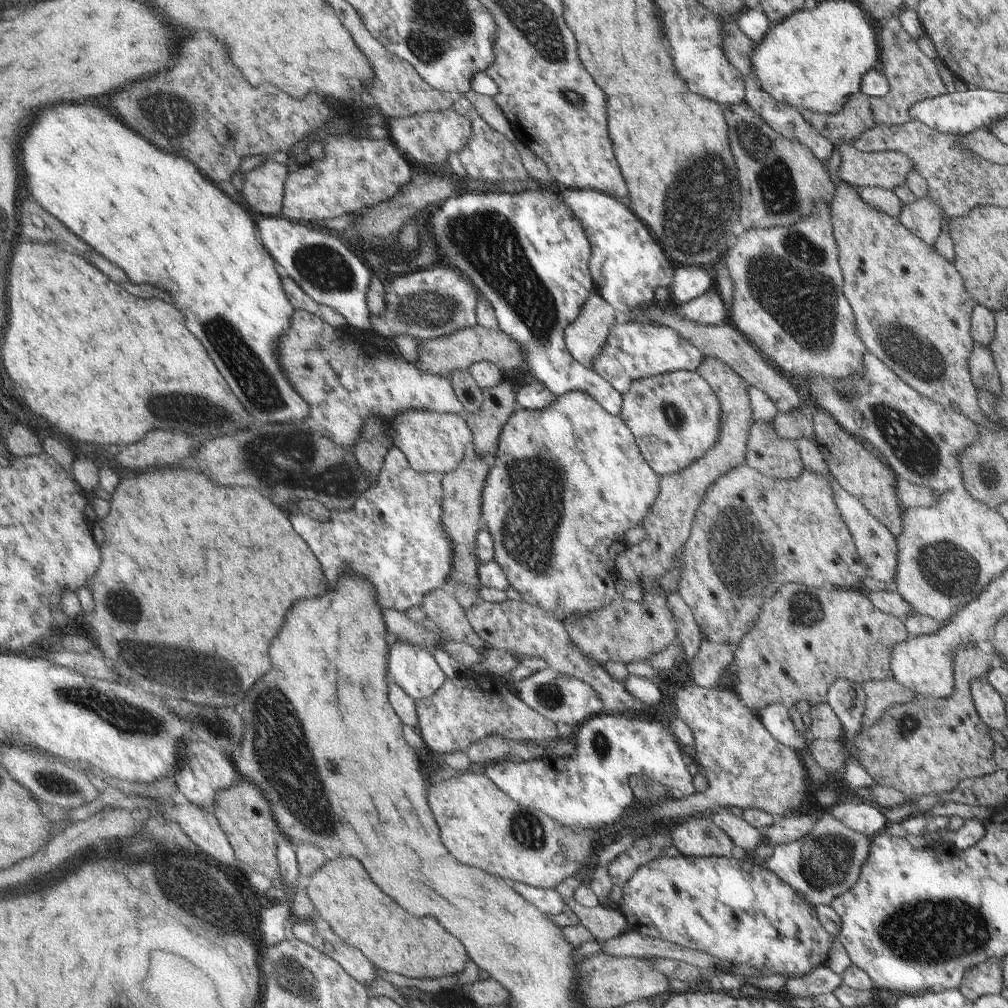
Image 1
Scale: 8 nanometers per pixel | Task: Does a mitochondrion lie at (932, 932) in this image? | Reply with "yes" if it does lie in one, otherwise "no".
yes

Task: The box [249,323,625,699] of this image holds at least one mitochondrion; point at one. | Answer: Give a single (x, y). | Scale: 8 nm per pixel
(536, 483)

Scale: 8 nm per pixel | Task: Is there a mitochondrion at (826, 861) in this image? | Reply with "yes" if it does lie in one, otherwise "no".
yes

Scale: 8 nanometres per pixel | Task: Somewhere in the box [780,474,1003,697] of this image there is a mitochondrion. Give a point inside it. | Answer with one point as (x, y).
(952, 568)

